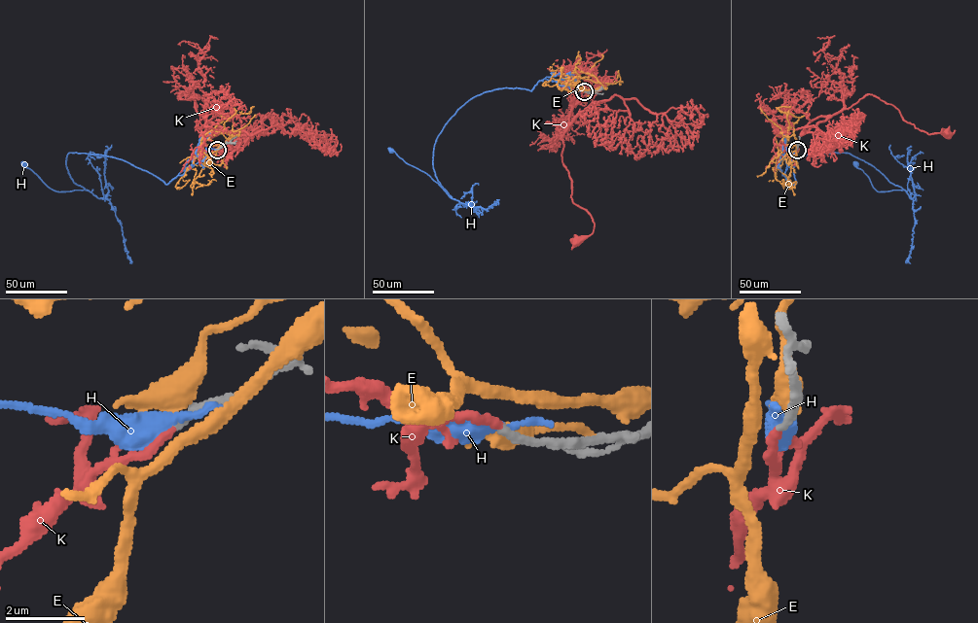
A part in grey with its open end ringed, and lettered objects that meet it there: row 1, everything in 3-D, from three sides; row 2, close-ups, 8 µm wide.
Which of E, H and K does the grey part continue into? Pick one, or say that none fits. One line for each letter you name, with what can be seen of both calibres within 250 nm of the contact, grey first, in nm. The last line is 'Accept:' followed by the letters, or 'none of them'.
K: 220/200 nm
Accept: K

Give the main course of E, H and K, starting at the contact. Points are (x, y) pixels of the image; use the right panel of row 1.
E: (797, 149), (797, 144), (786, 182), (777, 180), (773, 169), (779, 168), (785, 175), (790, 188), (790, 180)
H: (797, 149), (784, 174), (791, 184), (799, 157), (848, 153), (904, 190), (878, 191), (855, 165)
K: (797, 149), (793, 158), (774, 138), (848, 109), (868, 94), (893, 105), (920, 130), (947, 134)

